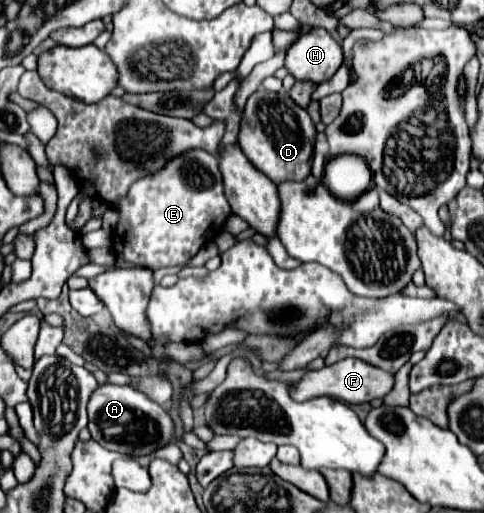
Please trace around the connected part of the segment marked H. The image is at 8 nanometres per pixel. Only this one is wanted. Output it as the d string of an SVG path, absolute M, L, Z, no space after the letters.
M313 27L301 35L287 51L285 67L295 79L309 79L321 83L341 67L341 45L323 27Z

